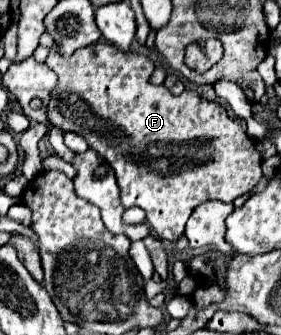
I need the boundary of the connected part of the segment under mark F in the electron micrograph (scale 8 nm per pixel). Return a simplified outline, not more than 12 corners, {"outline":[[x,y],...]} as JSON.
{"outline":[[96,42],[46,116],[82,134],[166,242],[234,202],[262,156],[220,102],[148,82],[148,56]]}

